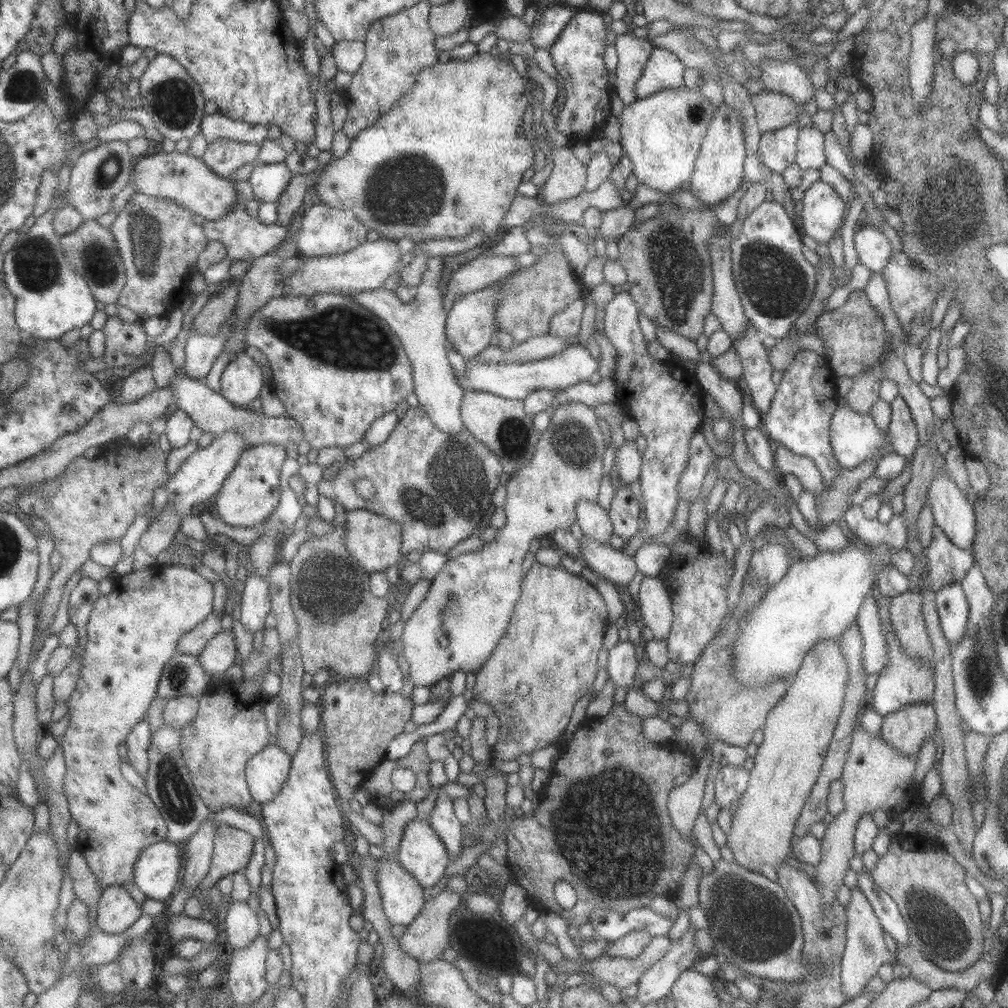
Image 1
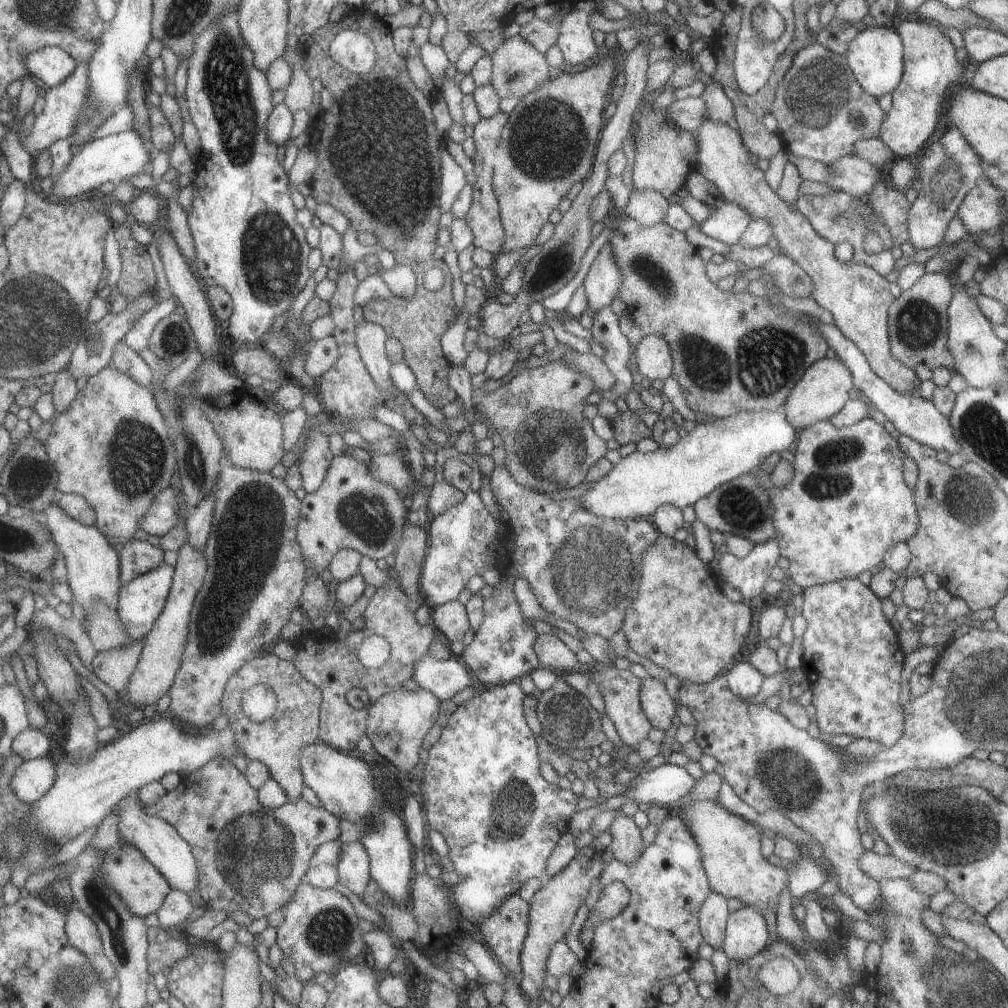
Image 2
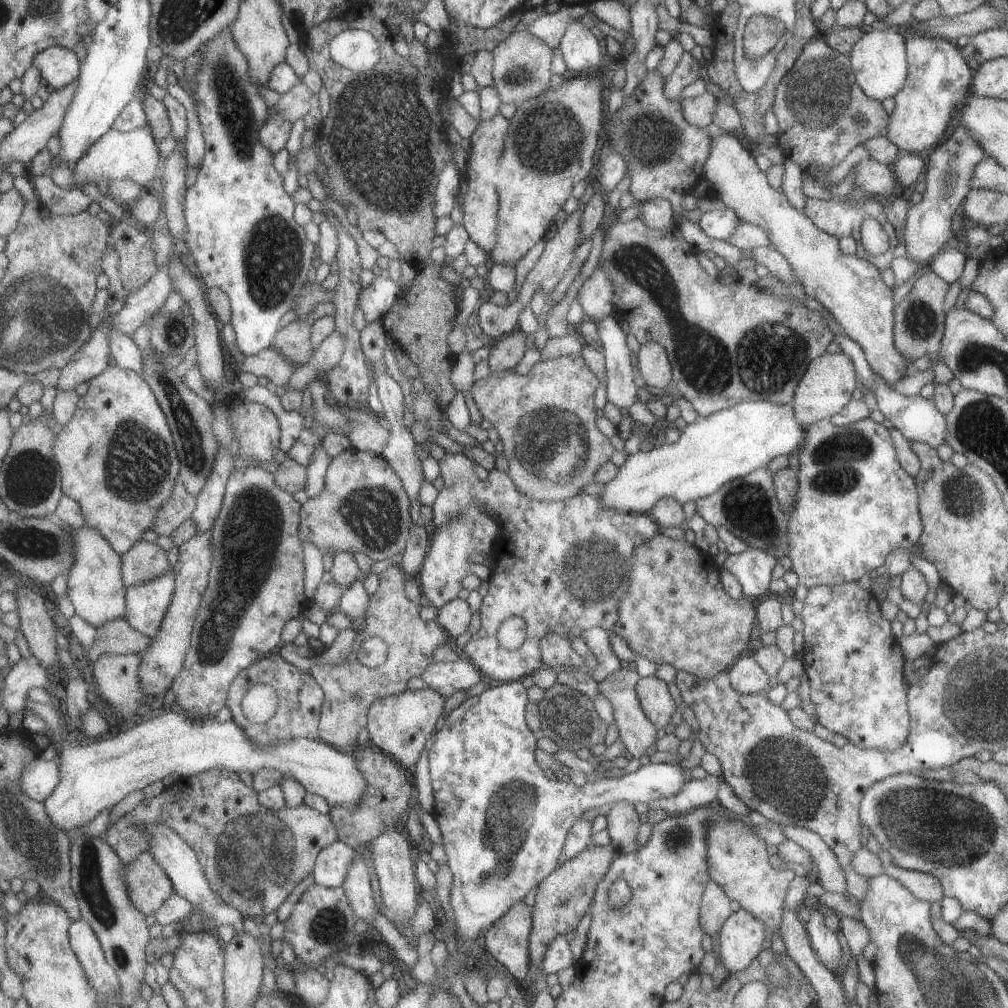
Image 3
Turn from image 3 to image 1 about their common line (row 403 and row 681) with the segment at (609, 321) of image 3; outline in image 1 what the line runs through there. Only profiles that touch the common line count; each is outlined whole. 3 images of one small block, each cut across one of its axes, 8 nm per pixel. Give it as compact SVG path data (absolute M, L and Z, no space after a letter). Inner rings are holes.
M633 639L619 642L608 653L608 678L618 688L634 688L634 676L637 673L638 658Z

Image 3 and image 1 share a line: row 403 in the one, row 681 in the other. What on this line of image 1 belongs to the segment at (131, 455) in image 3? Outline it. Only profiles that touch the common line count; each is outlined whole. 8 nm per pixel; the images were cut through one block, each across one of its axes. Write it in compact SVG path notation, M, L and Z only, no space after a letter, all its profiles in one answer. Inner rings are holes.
M153 563L151 568L138 570L128 573L124 576L115 576L115 586L112 593L108 596L102 596L95 603L95 610L92 613L88 624L87 645L84 655L83 668L81 670L80 684L78 690L72 694L68 700L68 710L70 711L70 726L66 730L66 734L61 738L61 743L64 748L64 754L67 758L68 774L66 775L66 792L70 798L70 808L72 808L73 819L80 826L80 834L77 840L76 848L85 857L92 870L98 879L100 888L104 891L109 886L124 885L128 882L136 882L136 865L138 859L142 856L142 851L148 846L157 842L165 841L169 836L169 826L166 822L166 817L162 815L162 809L154 802L154 799L145 791L141 791L134 783L128 782L122 774L122 754L120 754L120 744L127 743L128 738L134 727L139 725L144 719L148 719L148 710L152 706L152 702L159 698L160 684L162 675L165 672L166 665L174 660L178 655L178 645L182 642L182 637L191 633L198 625L201 625L210 614L214 613L214 583L208 578L204 578L200 572L196 571L194 565L178 566L178 565L162 565Z

